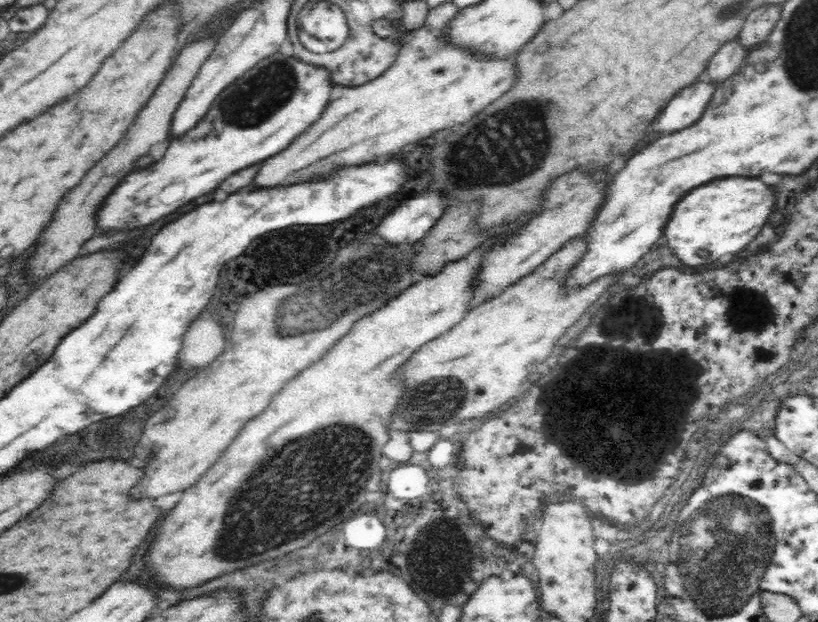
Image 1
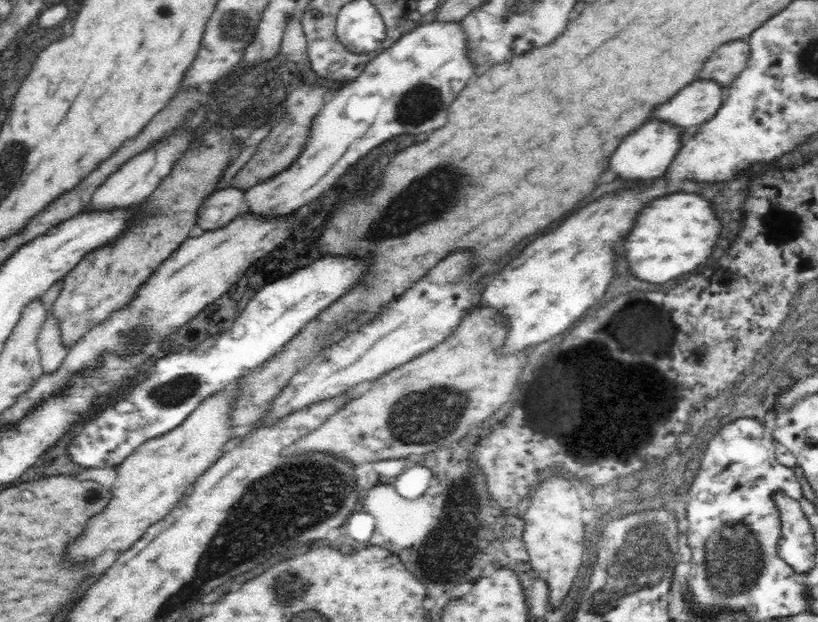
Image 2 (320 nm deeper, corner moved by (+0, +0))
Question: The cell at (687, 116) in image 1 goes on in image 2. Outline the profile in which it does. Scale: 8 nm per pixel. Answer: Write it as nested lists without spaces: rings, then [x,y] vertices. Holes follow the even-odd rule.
[[[648,122],[628,138],[624,138],[624,146],[616,150],[616,158],[612,158],[612,166],[608,166],[608,172],[614,178],[622,178],[624,182],[636,182],[636,178],[656,178],[656,174],[664,174],[668,170],[668,162],[678,154],[680,150],[680,136],[683,130],[678,126],[671,126],[665,122]]]

